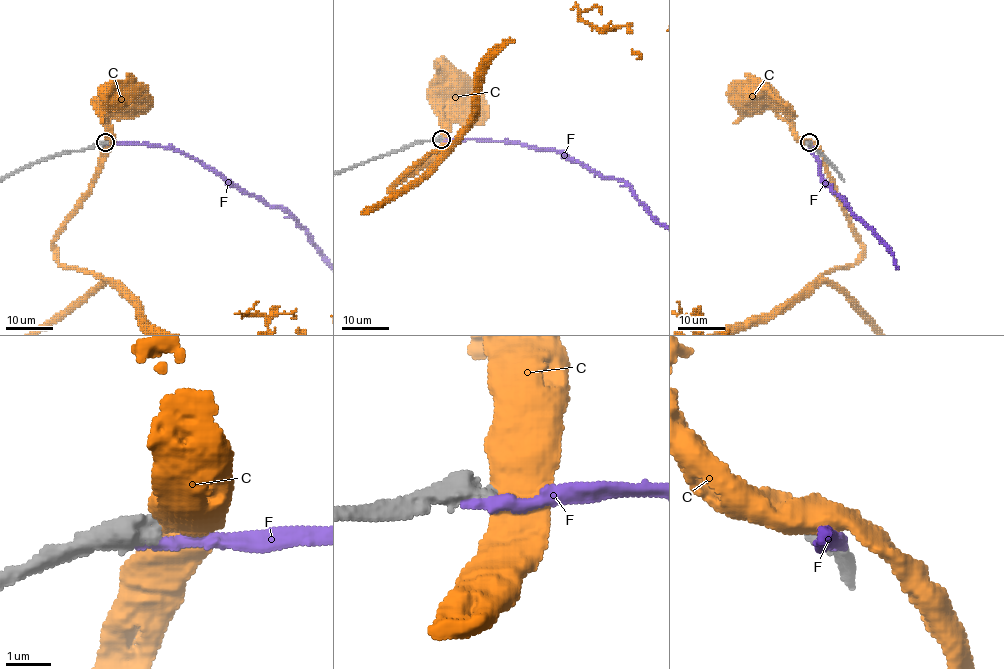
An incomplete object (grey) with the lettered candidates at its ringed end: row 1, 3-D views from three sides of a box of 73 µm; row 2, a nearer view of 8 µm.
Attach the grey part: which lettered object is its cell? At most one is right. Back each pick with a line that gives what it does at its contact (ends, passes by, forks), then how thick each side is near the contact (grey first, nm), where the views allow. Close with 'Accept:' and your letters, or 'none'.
Accept: none

